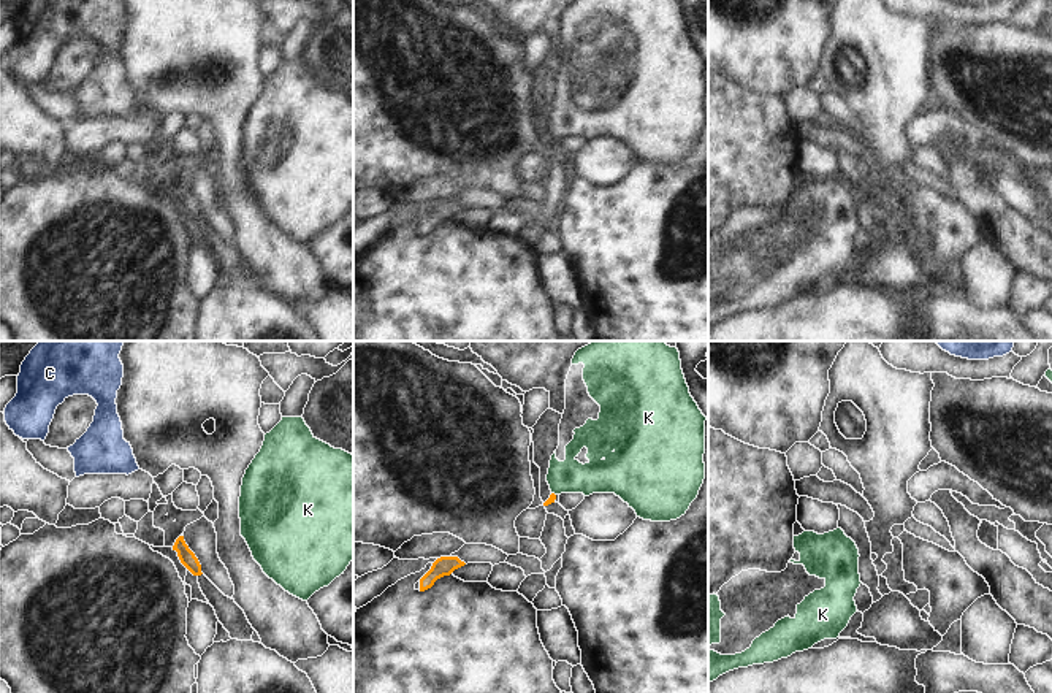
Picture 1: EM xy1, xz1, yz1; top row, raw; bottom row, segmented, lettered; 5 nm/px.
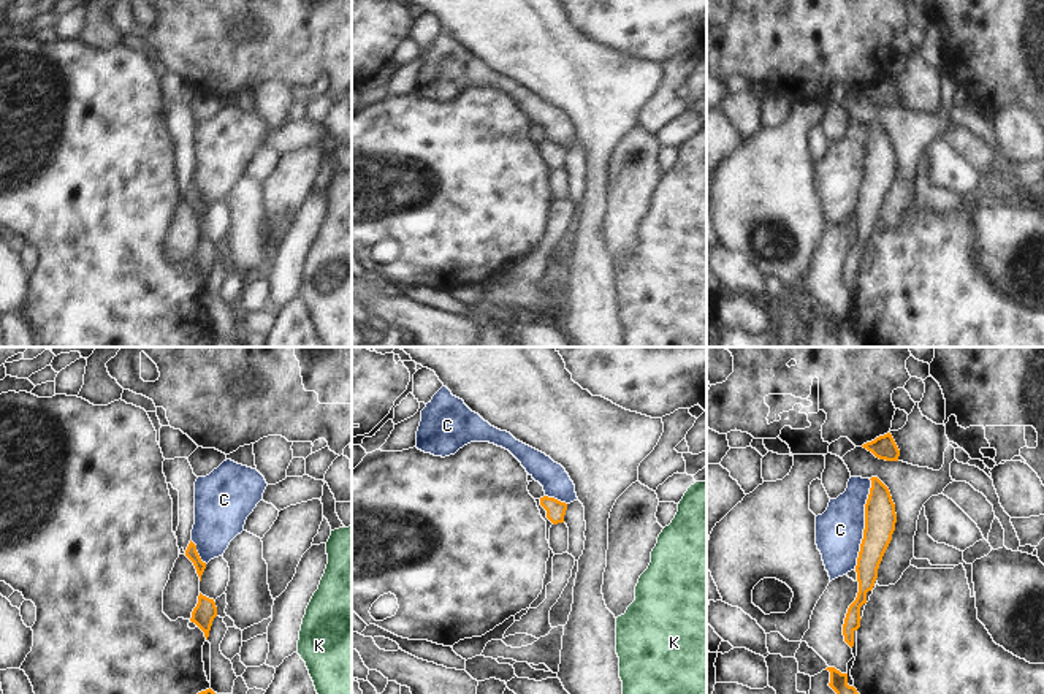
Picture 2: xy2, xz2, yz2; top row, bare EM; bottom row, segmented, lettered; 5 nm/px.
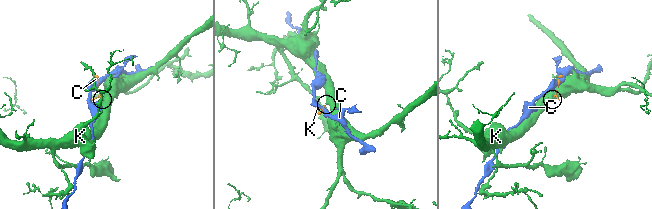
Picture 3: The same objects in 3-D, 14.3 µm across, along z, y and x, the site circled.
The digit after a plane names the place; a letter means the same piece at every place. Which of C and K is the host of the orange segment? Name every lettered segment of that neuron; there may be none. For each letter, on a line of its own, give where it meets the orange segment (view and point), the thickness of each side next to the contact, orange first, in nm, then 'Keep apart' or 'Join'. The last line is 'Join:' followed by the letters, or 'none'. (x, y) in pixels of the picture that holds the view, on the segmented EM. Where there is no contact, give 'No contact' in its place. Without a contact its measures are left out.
C: Touches orange at yz2 (865, 523). Thickness 160 nm (orange) against 240 nm. Keep apart
K: Touches orange at xz1 (553, 493). Thickness 40 nm (orange) against 180 nm. Join
Join: K.

